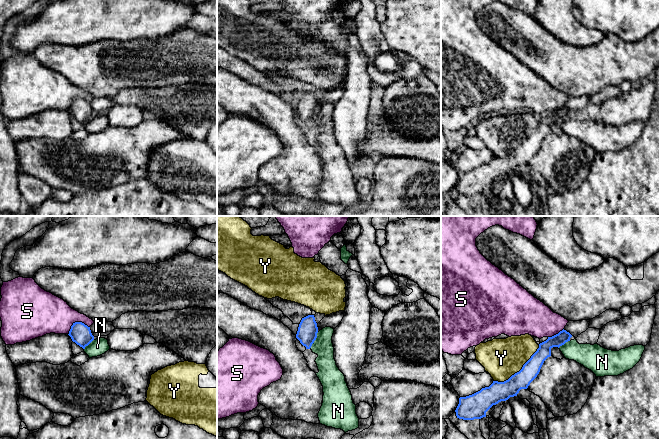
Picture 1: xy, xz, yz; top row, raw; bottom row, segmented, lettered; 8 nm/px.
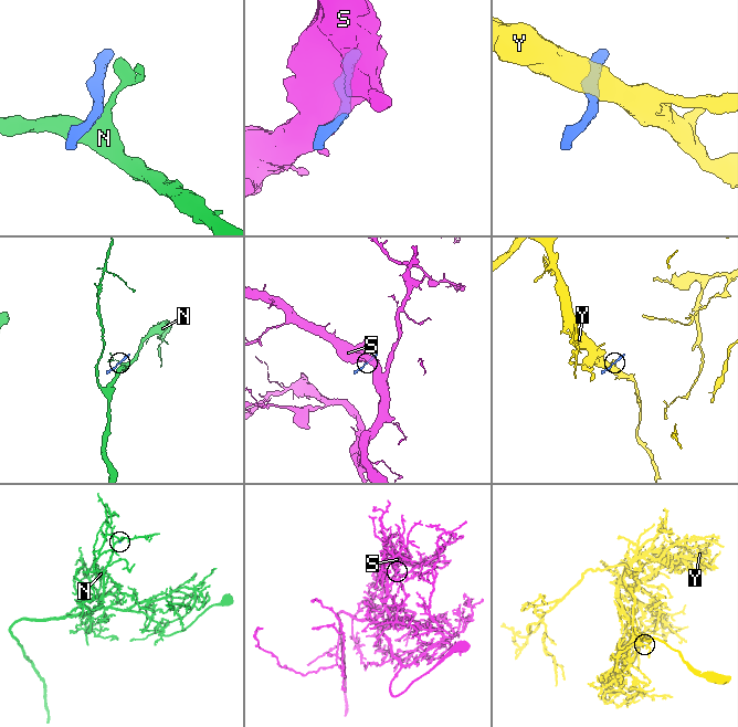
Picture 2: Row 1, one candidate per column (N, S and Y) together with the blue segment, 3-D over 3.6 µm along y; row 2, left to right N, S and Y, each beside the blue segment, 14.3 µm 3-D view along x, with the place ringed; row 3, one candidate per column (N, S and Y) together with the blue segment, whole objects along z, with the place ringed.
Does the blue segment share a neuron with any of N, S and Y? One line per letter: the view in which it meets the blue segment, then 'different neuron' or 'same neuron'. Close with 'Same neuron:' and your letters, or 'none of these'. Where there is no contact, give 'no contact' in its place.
N: contact in xz; different neuron
S: contact in xy; different neuron
Y: contact in yz; different neuron
Same neuron: none of these

